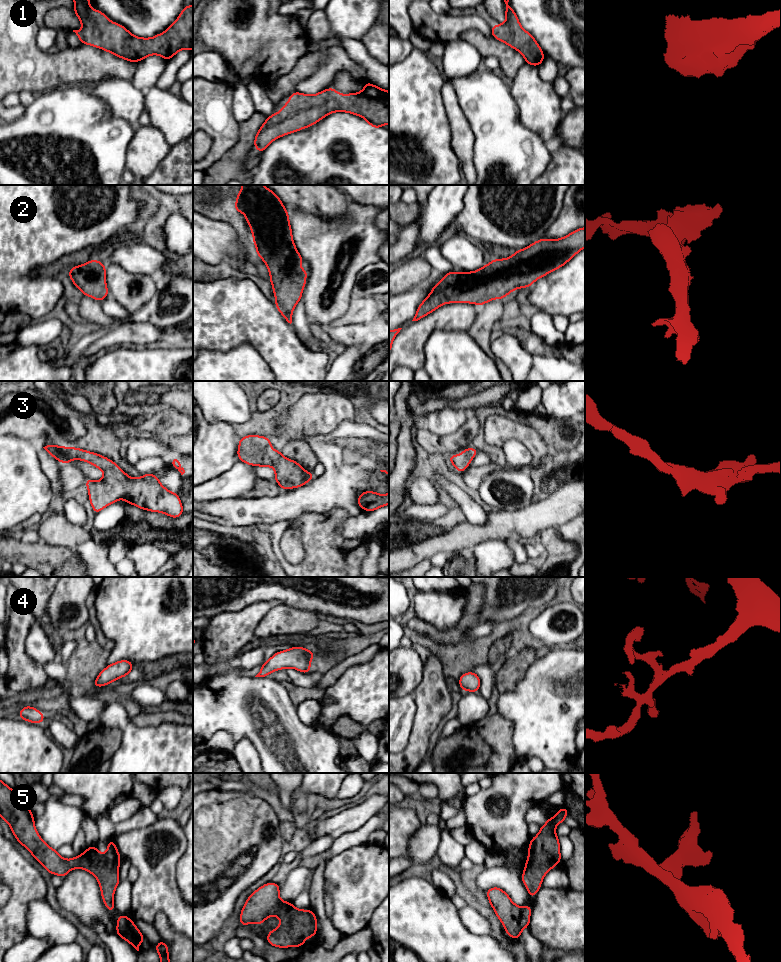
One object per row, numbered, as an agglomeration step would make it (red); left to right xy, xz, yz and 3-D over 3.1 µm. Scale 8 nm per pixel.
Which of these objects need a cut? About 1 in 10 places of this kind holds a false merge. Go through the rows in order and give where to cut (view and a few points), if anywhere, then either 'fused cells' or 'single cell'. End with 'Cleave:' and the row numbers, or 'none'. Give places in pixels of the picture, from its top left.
1: cut none; single cell
2: cut none; single cell
3: cut none; single cell
4: cut none; single cell
5: cut none; single cell
Cleave: none

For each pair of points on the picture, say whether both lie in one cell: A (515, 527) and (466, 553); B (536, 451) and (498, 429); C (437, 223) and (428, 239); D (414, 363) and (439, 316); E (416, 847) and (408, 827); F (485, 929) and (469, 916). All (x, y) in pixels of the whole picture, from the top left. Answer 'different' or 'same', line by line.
A: different
B: same
C: same
D: same
E: different
F: same

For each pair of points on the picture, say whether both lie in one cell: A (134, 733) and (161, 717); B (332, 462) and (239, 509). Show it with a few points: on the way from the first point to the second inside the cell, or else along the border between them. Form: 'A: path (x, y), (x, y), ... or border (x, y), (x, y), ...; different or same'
A: border (132, 718), (140, 726), (156, 726), (169, 722); different
B: path (317, 488), (305, 499), (285, 505), (265, 507); same

